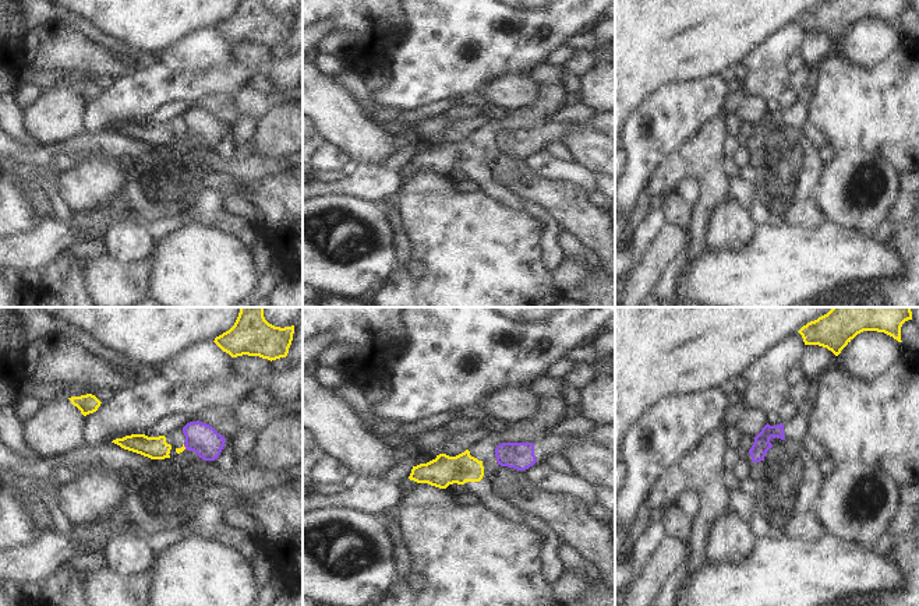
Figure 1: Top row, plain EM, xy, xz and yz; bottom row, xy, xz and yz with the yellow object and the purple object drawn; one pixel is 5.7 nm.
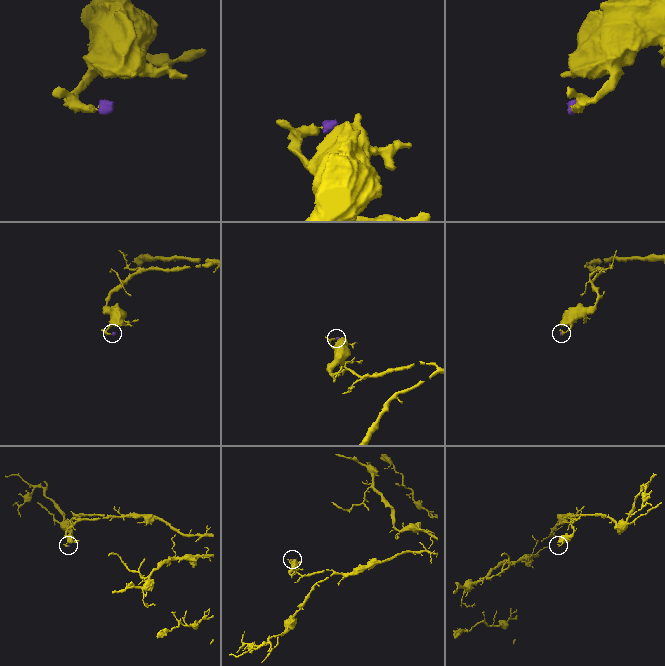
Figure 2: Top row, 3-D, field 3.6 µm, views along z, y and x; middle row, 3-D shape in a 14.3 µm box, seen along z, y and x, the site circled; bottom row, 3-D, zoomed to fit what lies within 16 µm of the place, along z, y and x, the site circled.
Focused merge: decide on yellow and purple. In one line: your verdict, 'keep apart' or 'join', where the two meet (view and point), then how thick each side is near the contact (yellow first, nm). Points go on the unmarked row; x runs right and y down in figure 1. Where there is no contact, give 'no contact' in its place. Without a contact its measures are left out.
keep apart; meets yellow in xy at (184, 134); 30 nm thick on the yellow side, 180 nm on the other

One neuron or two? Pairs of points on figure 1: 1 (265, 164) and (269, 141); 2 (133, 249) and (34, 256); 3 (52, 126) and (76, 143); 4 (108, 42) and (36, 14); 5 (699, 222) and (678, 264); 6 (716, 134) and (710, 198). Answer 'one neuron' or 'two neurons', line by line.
1: two neurons
2: two neurons
3: two neurons
4: one neuron
5: two neurons
6: one neuron

